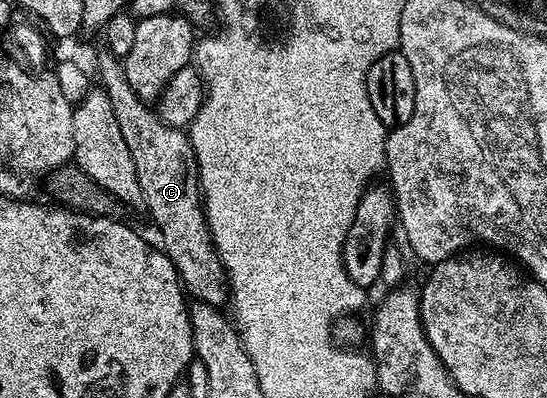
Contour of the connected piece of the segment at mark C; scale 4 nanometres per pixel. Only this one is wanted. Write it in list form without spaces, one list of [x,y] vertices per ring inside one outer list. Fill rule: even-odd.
[[[105,50],[99,52],[96,80],[106,89],[108,99],[112,101],[112,111],[116,113],[120,134],[128,146],[128,154],[132,154],[136,178],[140,178],[145,211],[150,211],[150,216],[162,235],[160,247],[174,264],[183,289],[194,300],[225,305],[228,300],[226,271],[222,269],[220,258],[210,241],[210,231],[202,209],[202,191],[198,189],[198,167],[194,161],[189,135],[181,128],[163,123],[152,111],[151,105],[141,100],[132,86],[128,86],[126,66],[119,57]]]

